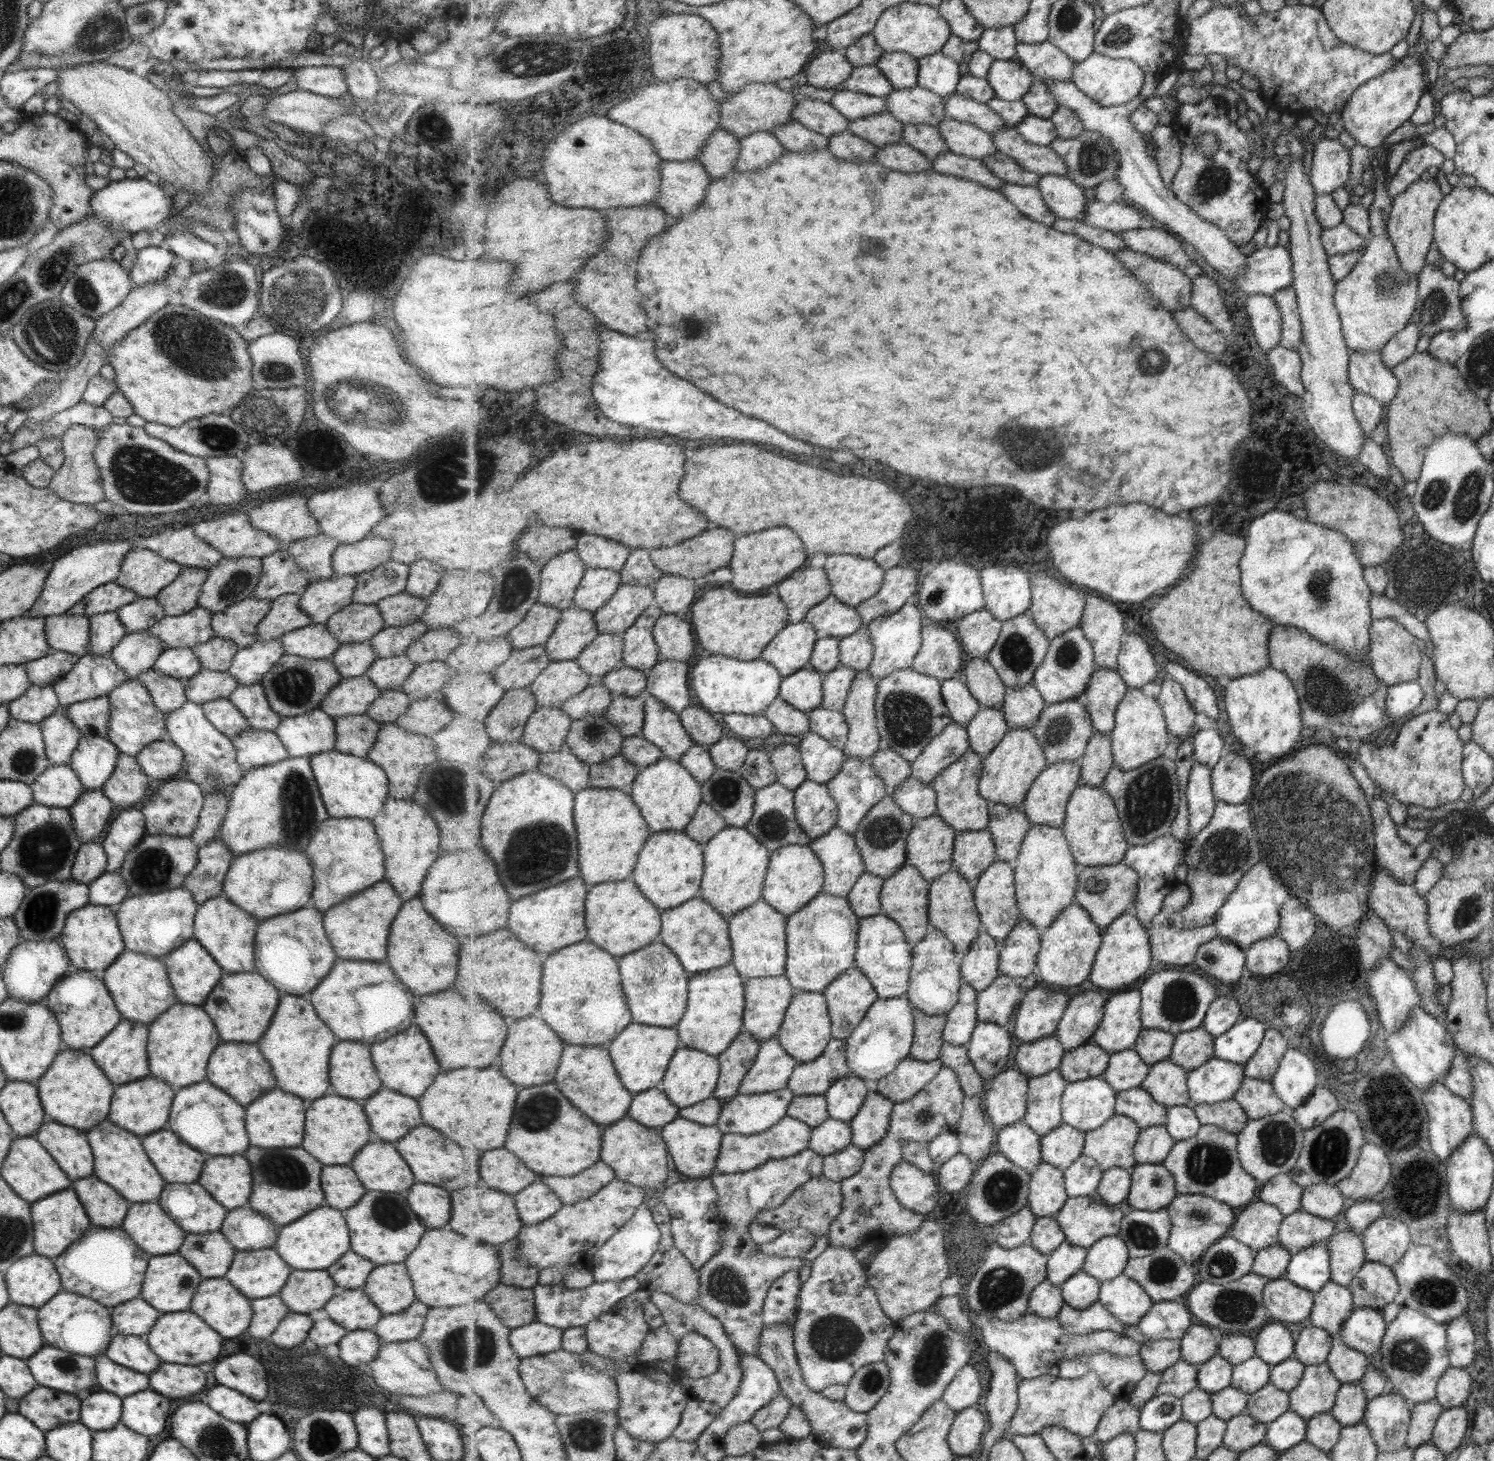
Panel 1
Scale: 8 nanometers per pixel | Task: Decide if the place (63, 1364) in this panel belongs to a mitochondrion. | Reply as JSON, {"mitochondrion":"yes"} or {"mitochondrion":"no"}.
{"mitochondrion":"yes"}

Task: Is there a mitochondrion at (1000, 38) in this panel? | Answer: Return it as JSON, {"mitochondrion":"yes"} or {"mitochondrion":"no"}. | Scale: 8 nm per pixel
{"mitochondrion":"no"}

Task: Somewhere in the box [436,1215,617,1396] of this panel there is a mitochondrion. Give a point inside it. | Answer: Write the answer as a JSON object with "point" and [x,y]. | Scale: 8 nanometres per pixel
{"point":[461,1349]}

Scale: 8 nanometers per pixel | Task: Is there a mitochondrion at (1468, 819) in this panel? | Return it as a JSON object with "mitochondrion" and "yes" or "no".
{"mitochondrion":"no"}

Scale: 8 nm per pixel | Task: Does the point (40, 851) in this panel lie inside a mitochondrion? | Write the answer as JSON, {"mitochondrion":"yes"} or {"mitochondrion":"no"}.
{"mitochondrion":"yes"}

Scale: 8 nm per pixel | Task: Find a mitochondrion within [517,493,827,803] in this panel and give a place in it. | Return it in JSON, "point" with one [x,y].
{"point":[594,731]}

